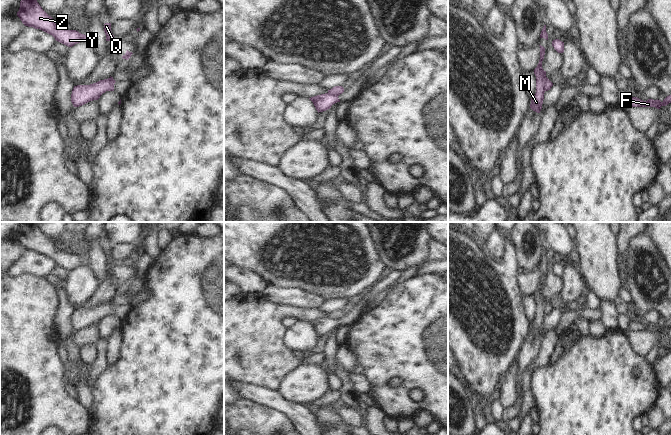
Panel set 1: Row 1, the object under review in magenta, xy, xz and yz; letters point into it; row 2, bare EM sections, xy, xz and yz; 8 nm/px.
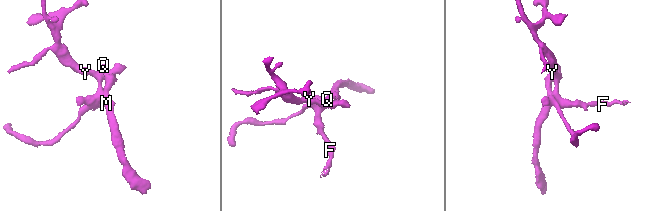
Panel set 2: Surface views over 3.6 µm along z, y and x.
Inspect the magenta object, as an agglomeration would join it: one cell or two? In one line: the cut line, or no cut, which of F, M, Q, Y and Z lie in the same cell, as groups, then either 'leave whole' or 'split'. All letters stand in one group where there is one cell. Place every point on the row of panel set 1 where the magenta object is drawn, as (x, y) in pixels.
cut yz (548, 79), (544, 90); groups F Y Z / M Q; split

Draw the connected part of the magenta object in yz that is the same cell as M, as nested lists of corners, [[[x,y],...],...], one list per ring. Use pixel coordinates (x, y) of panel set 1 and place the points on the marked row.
[[[541,45],[539,46],[540,46],[540,60],[537,67],[534,69],[534,74],[536,76],[536,93],[531,98],[531,104],[530,104],[530,108],[537,113],[540,113],[542,109],[545,93],[544,87],[548,80],[548,78],[546,77],[546,71],[544,71],[542,68],[542,61],[545,55],[545,48]]]

